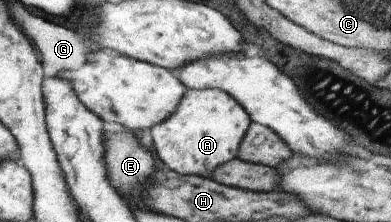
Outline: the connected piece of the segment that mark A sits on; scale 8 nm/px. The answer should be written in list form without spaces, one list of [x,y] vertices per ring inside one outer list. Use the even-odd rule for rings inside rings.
[[[189,88],[175,115],[153,127],[151,135],[156,152],[166,168],[181,175],[210,178],[219,165],[240,159],[241,145],[252,123],[250,112],[226,91]]]

